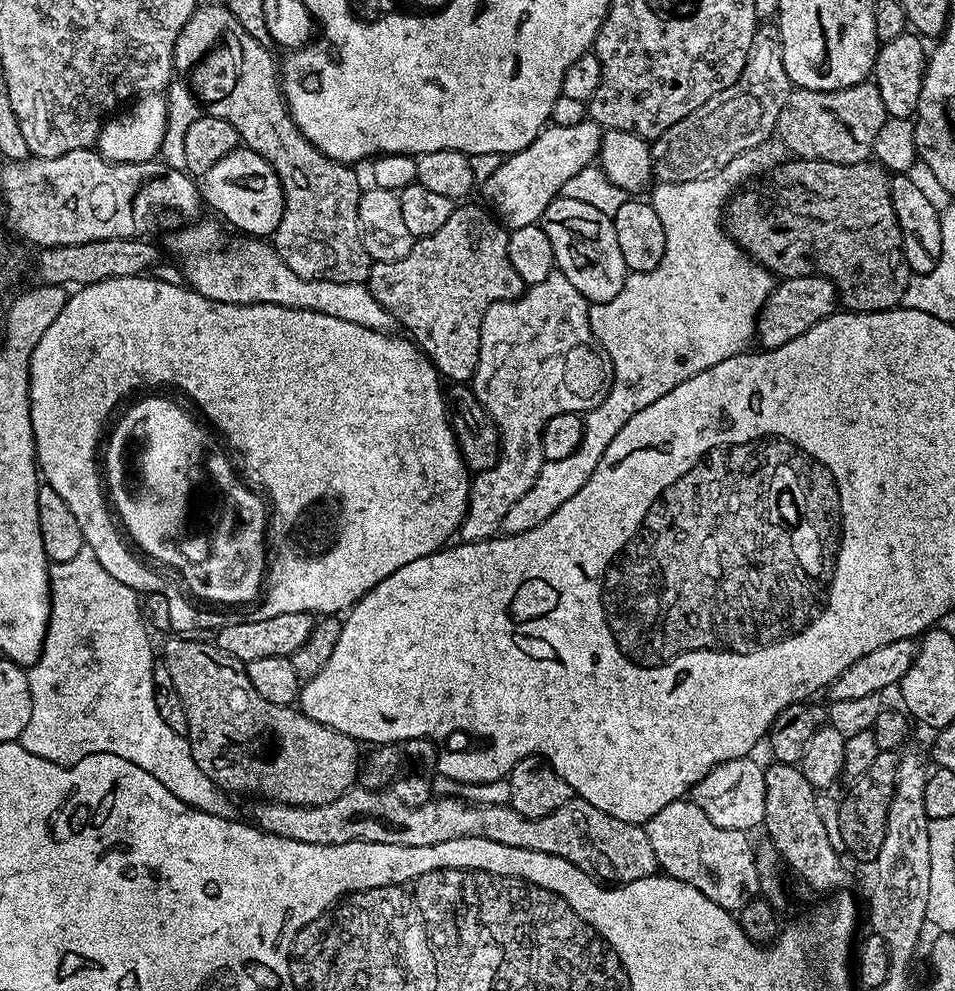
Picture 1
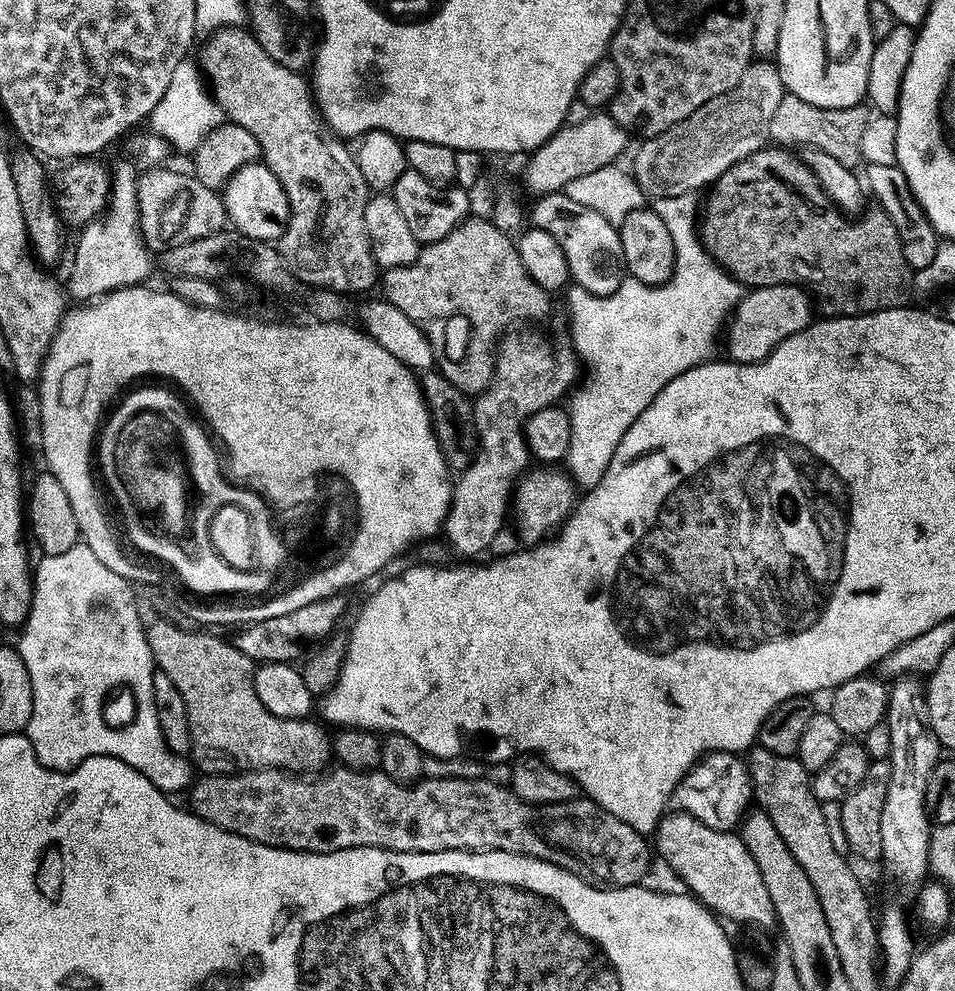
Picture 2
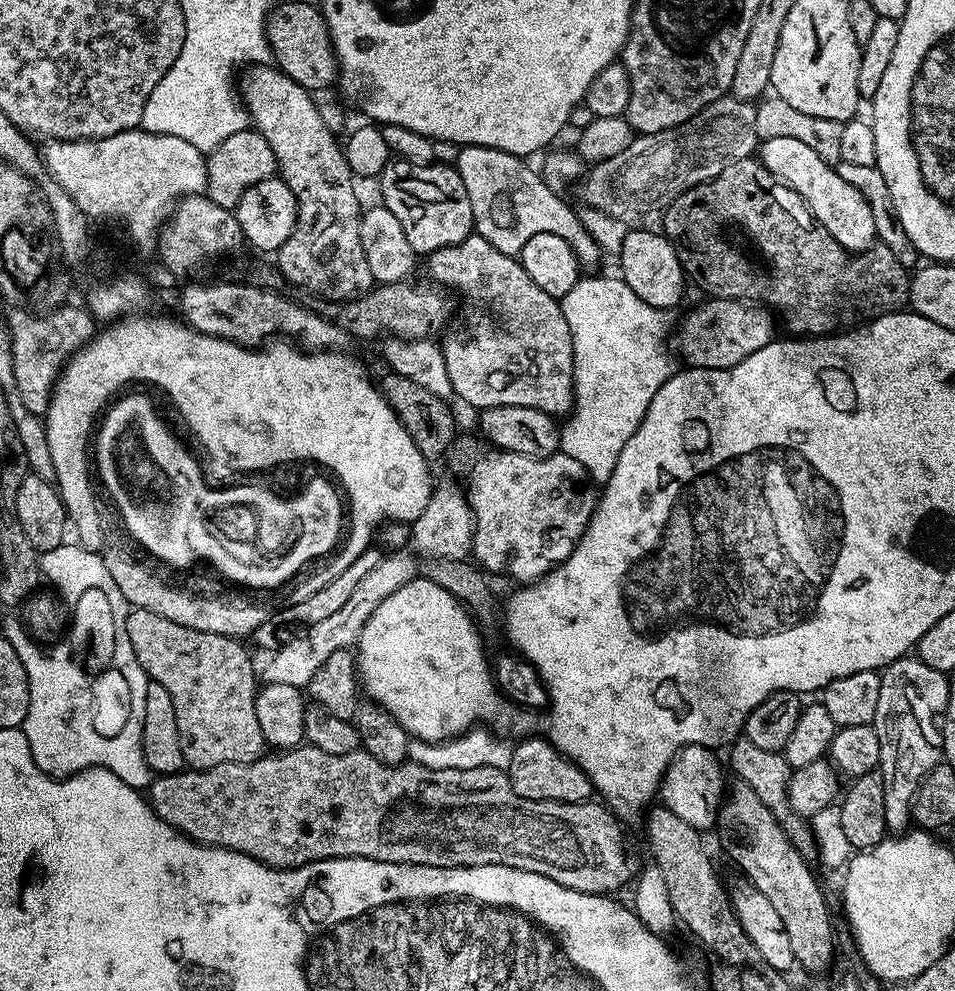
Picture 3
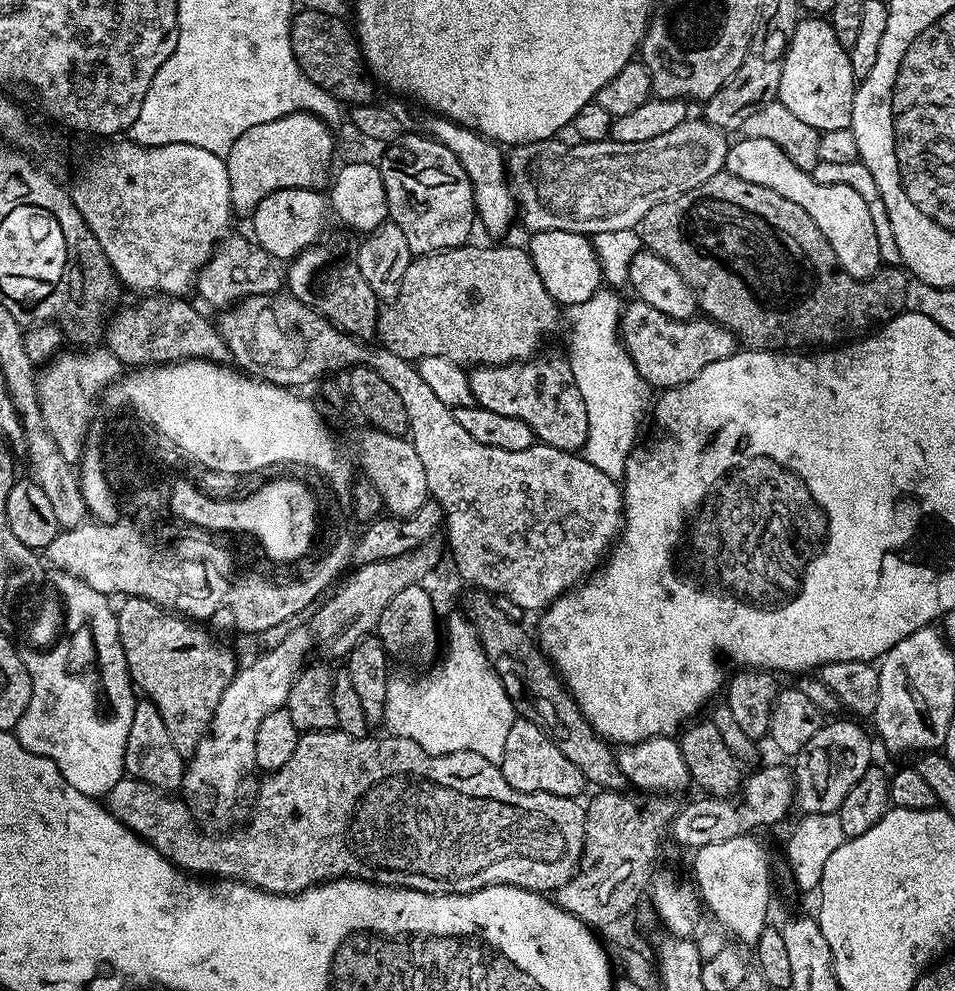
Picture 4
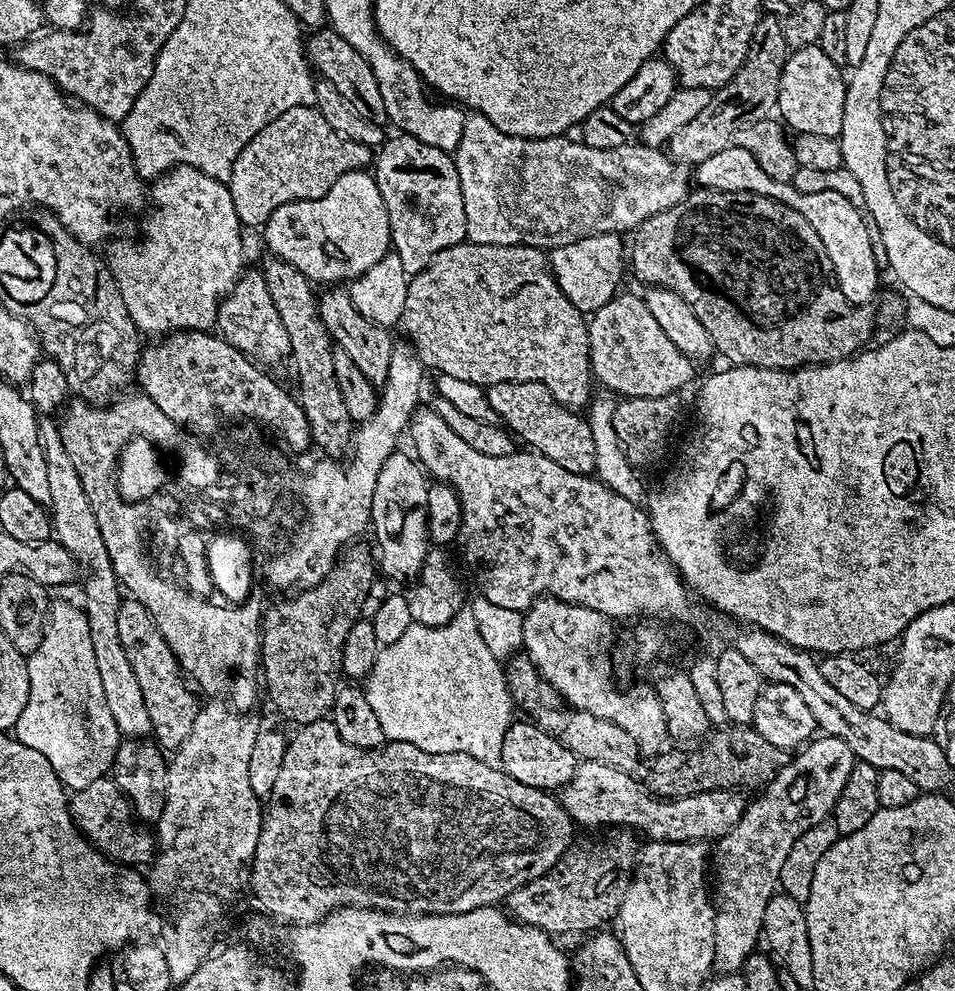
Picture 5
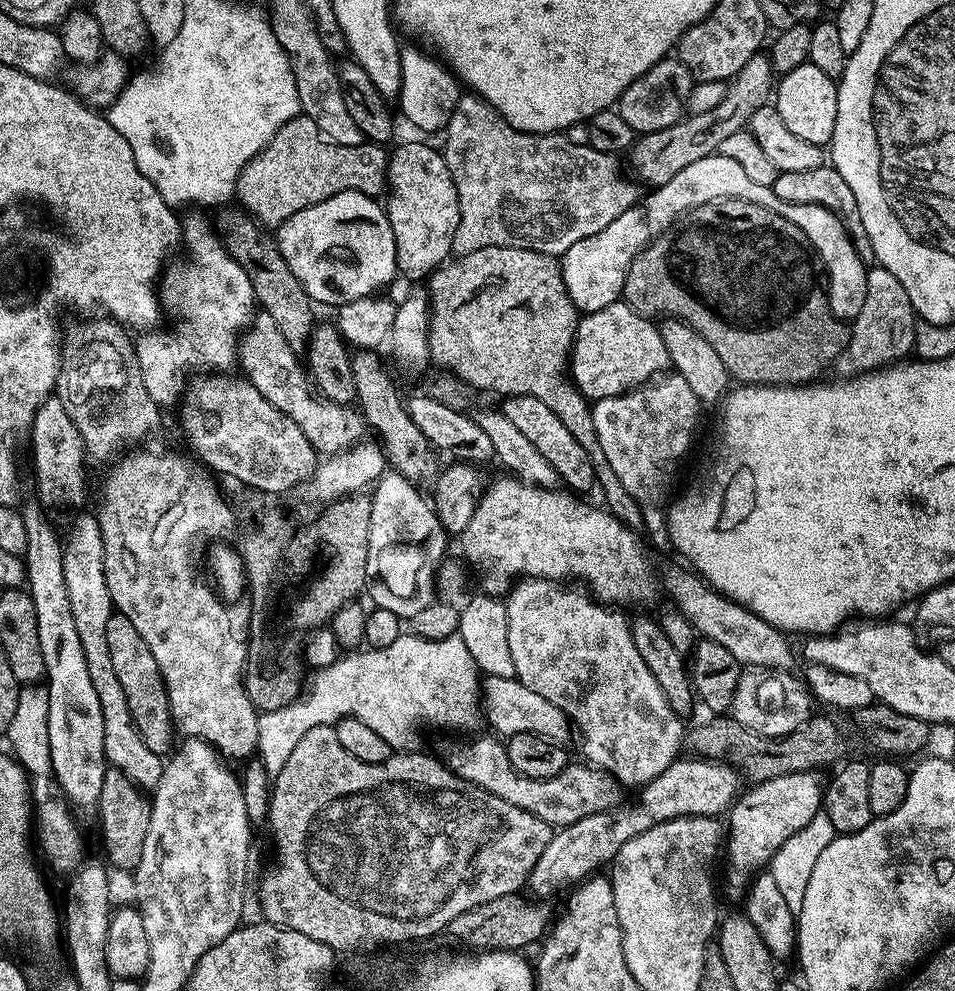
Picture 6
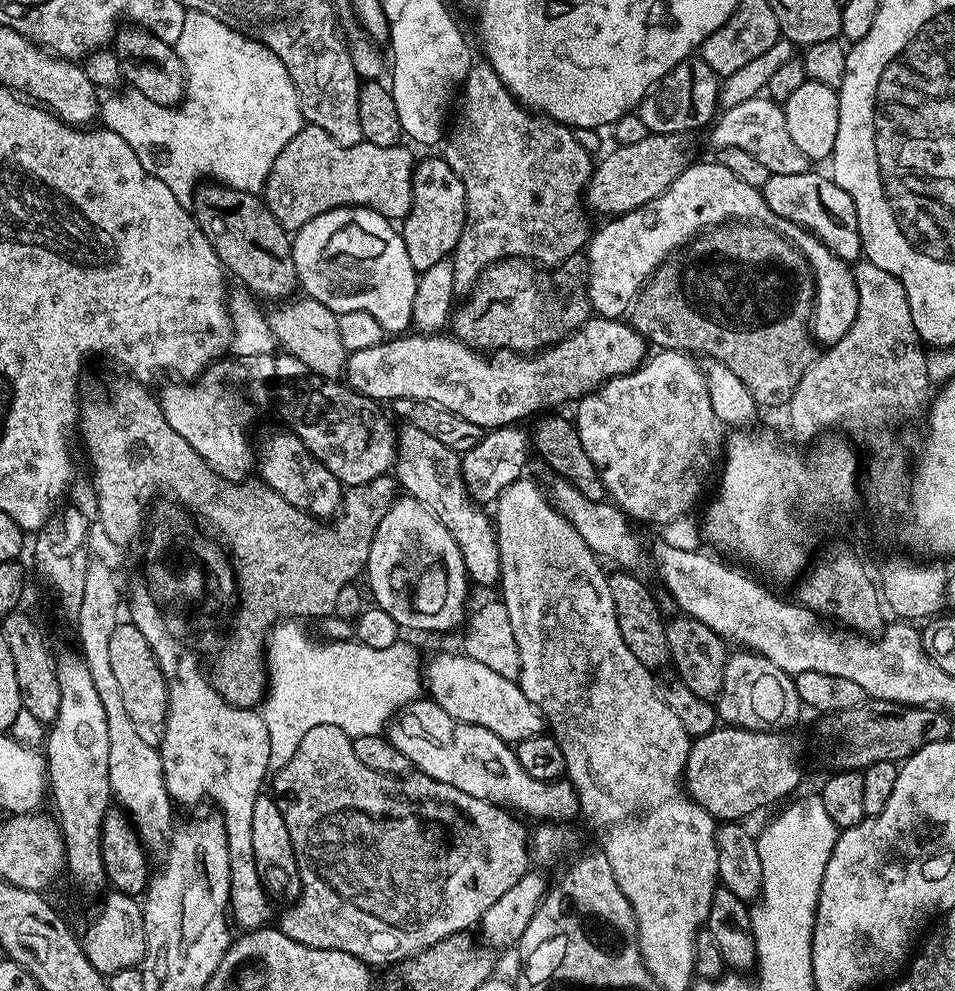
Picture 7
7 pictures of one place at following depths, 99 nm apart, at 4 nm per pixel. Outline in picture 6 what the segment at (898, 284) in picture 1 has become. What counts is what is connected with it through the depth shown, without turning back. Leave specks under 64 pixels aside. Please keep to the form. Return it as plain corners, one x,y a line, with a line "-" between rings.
717,200
715,204
703,204
697,208
691,208
667,232
657,236
643,252
638,253
635,262
626,274
622,300
623,303
629,304
635,312
643,316
649,318
660,316
659,318
671,318
689,324
694,331
702,334
702,338
706,338
706,342
710,342
710,346
714,346
714,354
718,354
718,358
722,358
722,362
727,366
729,373
735,379
737,376
740,379
737,381
741,385
804,386
815,381
819,377
816,375
823,368
828,368
831,364
833,367
839,361
840,355
848,347
850,337
849,325
845,321
836,319
832,312
832,307
828,301
829,289
826,287
822,276
822,281
820,281
820,276
816,273
816,264
818,268
814,249
809,244
804,231
794,222
787,220
780,212
763,208
754,202
746,202
745,200

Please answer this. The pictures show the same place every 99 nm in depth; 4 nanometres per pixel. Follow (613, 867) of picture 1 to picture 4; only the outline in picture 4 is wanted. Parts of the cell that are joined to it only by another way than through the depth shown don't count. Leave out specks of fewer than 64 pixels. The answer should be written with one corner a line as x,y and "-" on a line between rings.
329,730
327,732
310,732
305,731
301,735
298,746
294,750
294,755
290,757
290,762
286,762
286,766
282,766
277,772
267,773
263,777
264,781
260,784
260,789
256,792
256,805
252,808
252,817
248,820
248,825
245,826
241,832
232,832
229,836
203,836
202,833
196,829
196,824
192,821
192,812
180,800
175,800
175,795
169,794
163,788
156,788
153,784
147,784
135,778
125,778
117,782
114,787
109,790
106,797
106,806
118,819
123,820
129,828
132,829
136,835
148,841
149,844
154,845
158,851
163,852
169,860
175,862
185,873
188,874
208,874
204,872
216,872
217,877
220,878
235,878
243,880
249,884
256,885
257,888
263,888
266,892
275,892
285,896
295,896
297,892
313,888
316,884
322,884
325,880
339,880
341,878
355,878
358,880
370,880
378,884
391,884
398,888
413,888
419,892
425,891
426,886
431,889
433,893
439,894
442,892
476,892
479,888
485,888
487,884
513,884
519,888
529,888
531,892
539,892
541,894
551,893
553,890
562,887
566,881
571,880
576,875
576,870
580,866
580,857
584,855
584,846
586,843
586,808
579,799
570,796
559,796
558,794
546,794
545,792
519,792
514,790
514,786
510,786
510,782
506,782
506,778
500,773
499,763
482,758
482,754
474,754
473,752
455,752
454,754
434,754
427,753
422,746
418,746
418,742
414,742
410,738
402,738
401,736
393,736
391,734
383,734
384,736
371,736
365,734
363,736
351,736
348,732
339,730

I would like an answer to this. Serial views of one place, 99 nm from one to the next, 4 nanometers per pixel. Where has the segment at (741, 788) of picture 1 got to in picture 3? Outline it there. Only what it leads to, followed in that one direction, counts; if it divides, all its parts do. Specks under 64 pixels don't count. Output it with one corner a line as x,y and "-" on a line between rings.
691,744
680,749
676,757
668,764
664,777
660,780
658,796
663,807
670,809
682,822
690,822
690,826
701,830
715,825
722,801
726,796
724,772
716,761
717,753
701,744

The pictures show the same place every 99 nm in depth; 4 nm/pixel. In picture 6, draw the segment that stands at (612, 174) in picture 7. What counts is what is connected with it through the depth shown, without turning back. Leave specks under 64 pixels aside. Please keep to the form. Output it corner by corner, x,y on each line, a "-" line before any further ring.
760,54
755,60
746,62
746,66
742,66
739,74
732,77
727,88
728,93
713,108
708,108
697,116
689,115
679,124
666,130
641,135
632,145
630,149
632,164
649,180
649,185
659,186
670,182
670,178
674,178
678,170
686,170
690,162
698,162
698,158
713,155
722,146
725,138
730,138
730,134
743,132
749,127
752,115
769,103
774,92
771,59
767,55

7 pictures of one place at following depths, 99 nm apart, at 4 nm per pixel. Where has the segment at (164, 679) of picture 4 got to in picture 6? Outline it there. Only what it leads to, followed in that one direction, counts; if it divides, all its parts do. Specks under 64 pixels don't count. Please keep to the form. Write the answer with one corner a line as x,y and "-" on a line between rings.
113,614
106,626
106,646
110,646
110,662
114,662
114,674
118,674
118,682
122,682
122,694
126,694
142,742
146,742
146,747
154,750
154,754
167,757
174,748
174,725
172,713
168,711
168,691
164,689
158,662
154,662
154,654
150,654
150,646
146,646
138,630
134,630
130,618
119,614

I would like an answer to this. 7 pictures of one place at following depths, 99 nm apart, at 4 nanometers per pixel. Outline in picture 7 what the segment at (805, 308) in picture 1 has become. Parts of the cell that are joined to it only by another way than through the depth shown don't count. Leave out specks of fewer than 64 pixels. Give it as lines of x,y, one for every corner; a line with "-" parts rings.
606,316
589,318
569,336
557,340
549,347
541,348
535,354
497,348
488,355
471,348
468,344
463,344
451,334
408,335
400,334
395,338
386,338
378,346
370,346
370,350
350,352
348,364
344,368
348,387
377,402
391,402
398,398
434,402
438,406
446,406
446,410
454,410
454,414
474,422
485,430
524,422
531,412
552,410
555,409
552,408
555,404
564,404
567,400
579,401
580,397
585,396
593,388
600,387
610,378
634,371
646,359
646,351
644,352
646,341
632,329
631,324
620,318

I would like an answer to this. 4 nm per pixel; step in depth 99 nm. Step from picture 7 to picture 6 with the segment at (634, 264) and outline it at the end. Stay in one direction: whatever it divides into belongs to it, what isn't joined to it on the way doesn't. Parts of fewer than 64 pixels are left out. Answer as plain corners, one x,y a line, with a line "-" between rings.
719,154
698,158
698,162
690,162
690,166
686,166
686,170
678,170
678,174
674,174
674,178
670,178
670,182
653,187
651,191
652,193
649,196
647,193
643,198
637,200
635,206
630,210
626,210
626,214
622,214
617,220
610,222
610,226
606,226
606,230
602,230
590,238
582,238
582,242
574,242
574,246
570,246
570,250
564,252
560,260
560,273
566,282
566,290
574,302
577,313
597,312
606,306
617,303
624,291
626,274
630,270
630,266
635,262
638,253
643,252
657,236
667,232
691,208
697,208
703,204
715,204
717,200
754,202
763,208
780,212
787,220
797,224
804,231
804,235
808,237
809,244
818,253
823,267
824,264
828,267
829,277
827,276
827,279
830,281
828,301
836,319
851,322
856,319
856,315
862,310
862,302
866,302
868,268
866,263
864,264
863,258
856,253
856,248
852,245
852,240
848,237
847,230
844,229
847,227
842,223
840,217
835,216
834,213
829,212
822,205
791,204
786,202
782,198
778,198
778,194
773,190
772,186
762,186
761,183
754,182
746,174
746,170
742,170
742,166
738,166
738,162
734,162
734,158
726,158

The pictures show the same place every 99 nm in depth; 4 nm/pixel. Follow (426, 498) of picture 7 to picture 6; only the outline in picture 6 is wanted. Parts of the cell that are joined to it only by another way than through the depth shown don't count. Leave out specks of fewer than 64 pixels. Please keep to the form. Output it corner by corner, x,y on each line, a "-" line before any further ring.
356,350
351,353
354,370
354,386
356,387
355,403
362,409
362,415
369,425
376,427
379,441
382,443
387,467
393,472
402,474
402,478
411,480
413,484
423,485
423,480
431,481
437,475
438,453
432,443
410,422
405,401
400,400
400,392
392,381
384,364
380,361
381,353
376,350

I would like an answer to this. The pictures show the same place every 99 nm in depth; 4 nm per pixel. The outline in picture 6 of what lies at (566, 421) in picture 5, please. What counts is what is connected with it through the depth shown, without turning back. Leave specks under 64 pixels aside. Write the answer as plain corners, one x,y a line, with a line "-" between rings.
509,396
503,401
503,404
504,416
510,418
510,422
514,422
514,427
538,449
538,454
542,454
542,458
546,458
546,462
550,462
550,466
554,466
557,477
563,483
565,480
573,488
569,488
573,493
584,494
580,492
588,492
591,488
593,490
596,476
594,467
590,464
590,458
578,444
578,439
574,438
574,434
570,434
570,430
566,430
566,426
562,426
558,414
554,414
554,410
550,410
550,406
546,406
546,402
533,396

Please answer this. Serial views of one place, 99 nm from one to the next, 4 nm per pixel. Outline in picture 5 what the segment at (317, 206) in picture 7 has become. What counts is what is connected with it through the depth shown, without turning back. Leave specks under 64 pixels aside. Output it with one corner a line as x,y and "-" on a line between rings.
299,104
278,114
278,118
254,134
242,154
238,154
226,183
241,225
259,229
278,206
295,200
322,198
322,194
343,181
340,180
343,176
367,164
369,167
373,160
373,149
338,134
314,106

